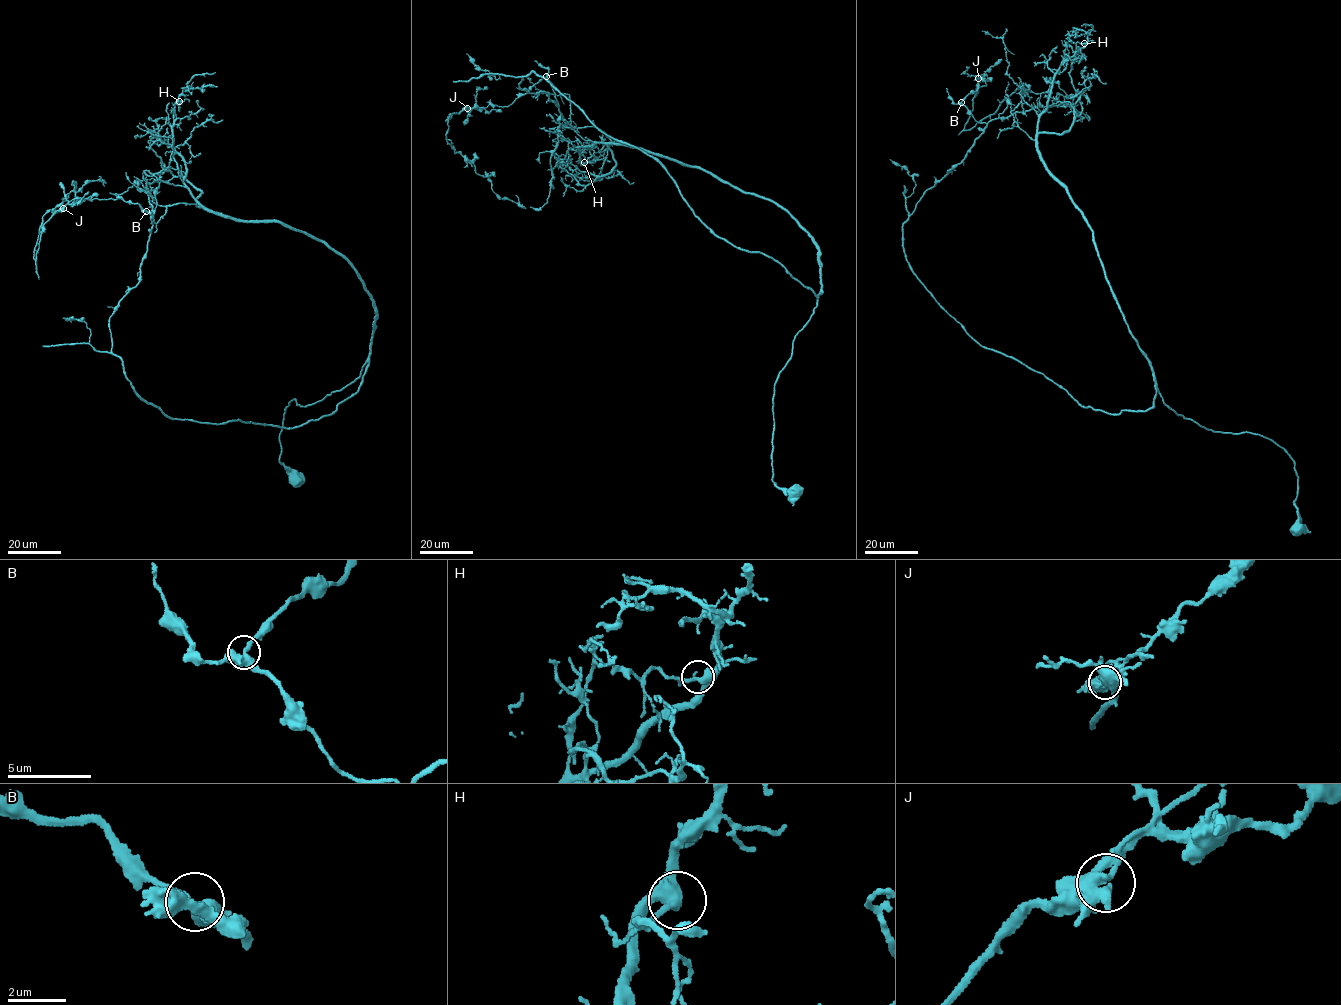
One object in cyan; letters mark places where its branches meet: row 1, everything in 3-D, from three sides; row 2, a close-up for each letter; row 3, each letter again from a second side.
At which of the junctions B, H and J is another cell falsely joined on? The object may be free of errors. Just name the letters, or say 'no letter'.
J

